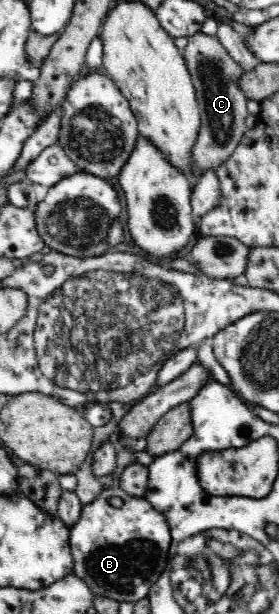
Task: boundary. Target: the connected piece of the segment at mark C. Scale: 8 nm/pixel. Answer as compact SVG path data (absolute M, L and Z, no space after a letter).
M198 31L188 37L187 46L184 48L186 66L188 67L194 89L198 91L197 99L200 103L201 123L195 145L191 150L191 162L197 176L208 172L210 168L216 171L220 164L224 164L244 138L247 130L246 101L248 98L240 90L237 80L243 73L242 67L228 54L215 36L210 36Z

